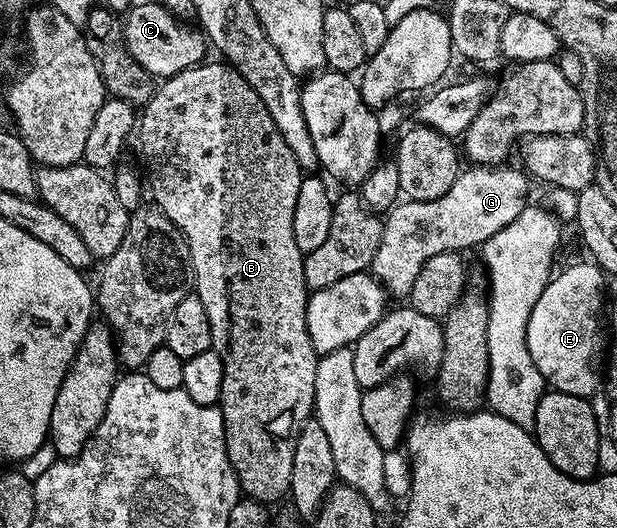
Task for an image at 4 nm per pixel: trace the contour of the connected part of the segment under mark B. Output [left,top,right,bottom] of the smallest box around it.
[135,60,318,504]

